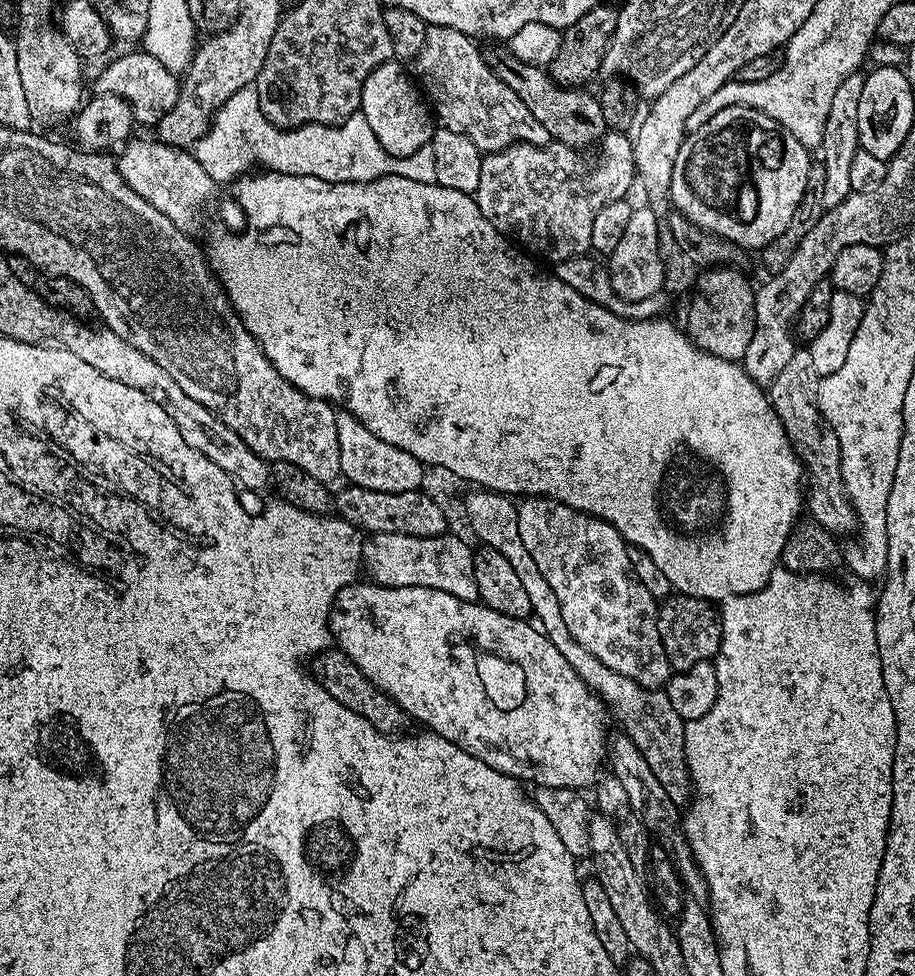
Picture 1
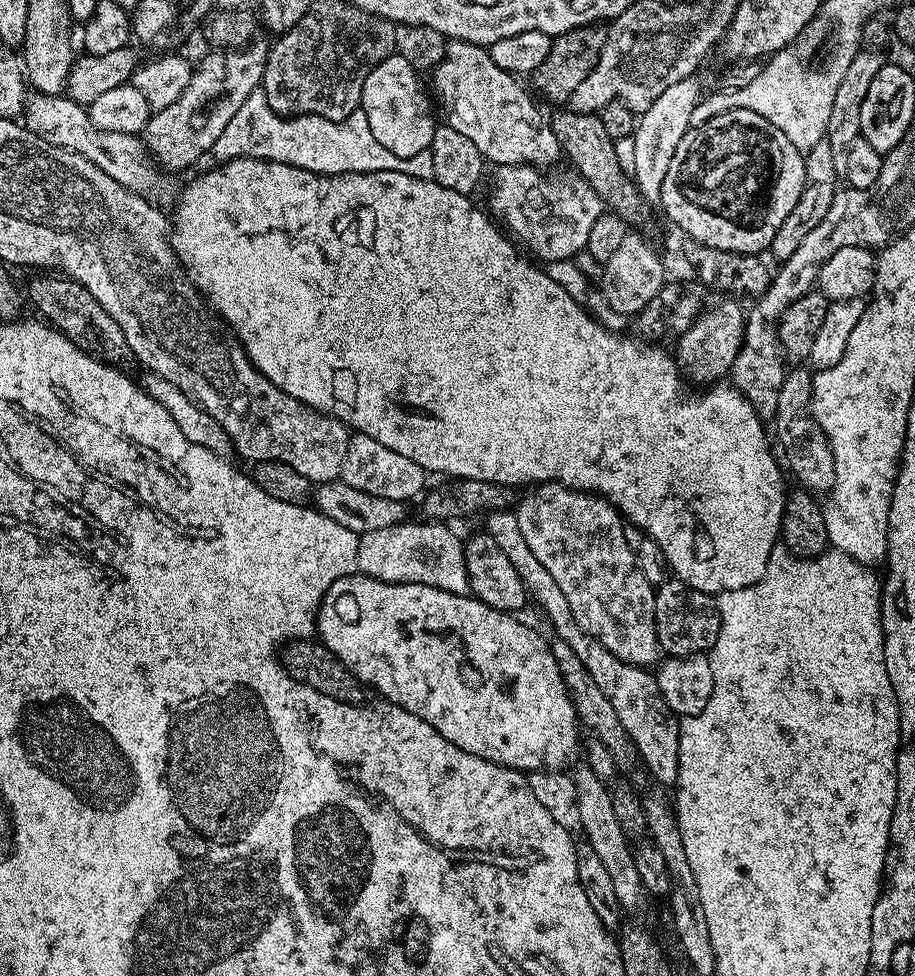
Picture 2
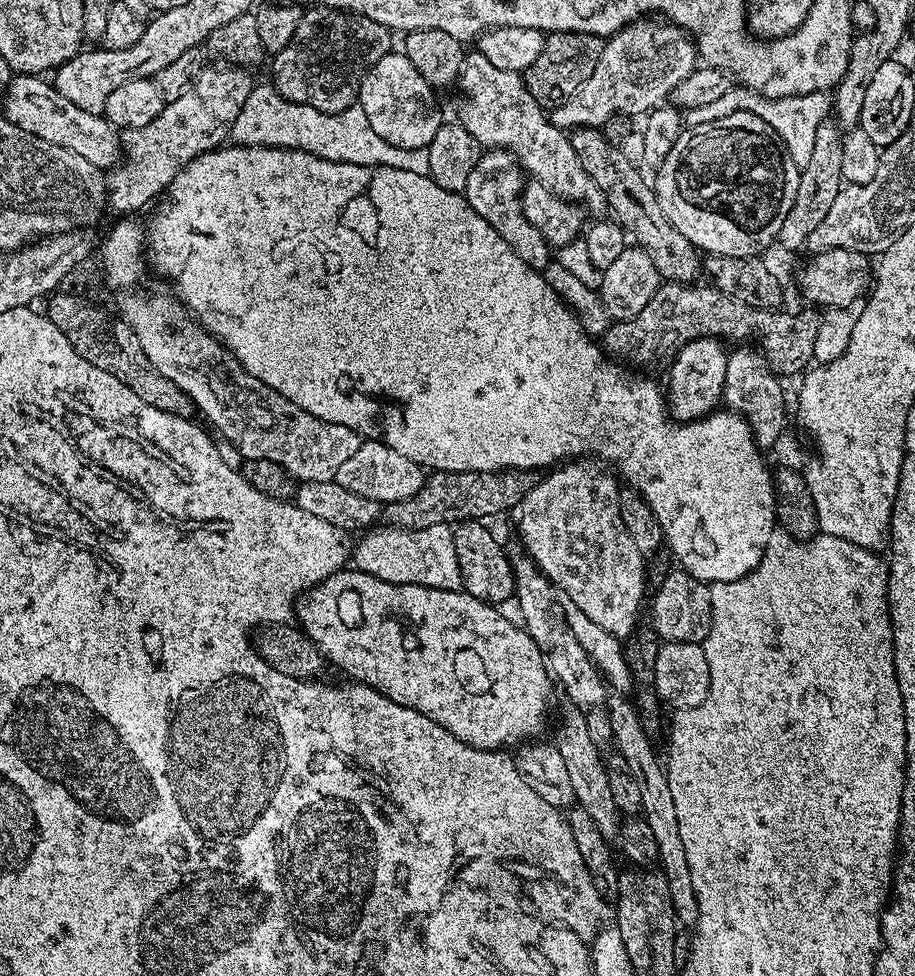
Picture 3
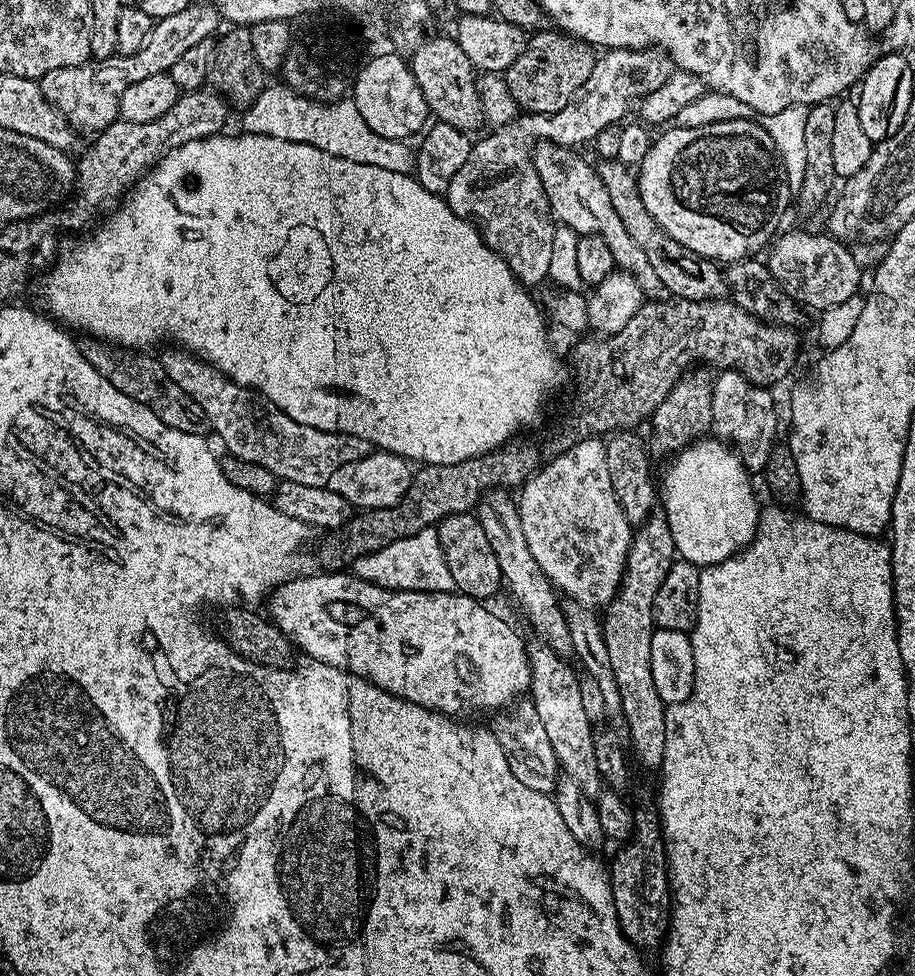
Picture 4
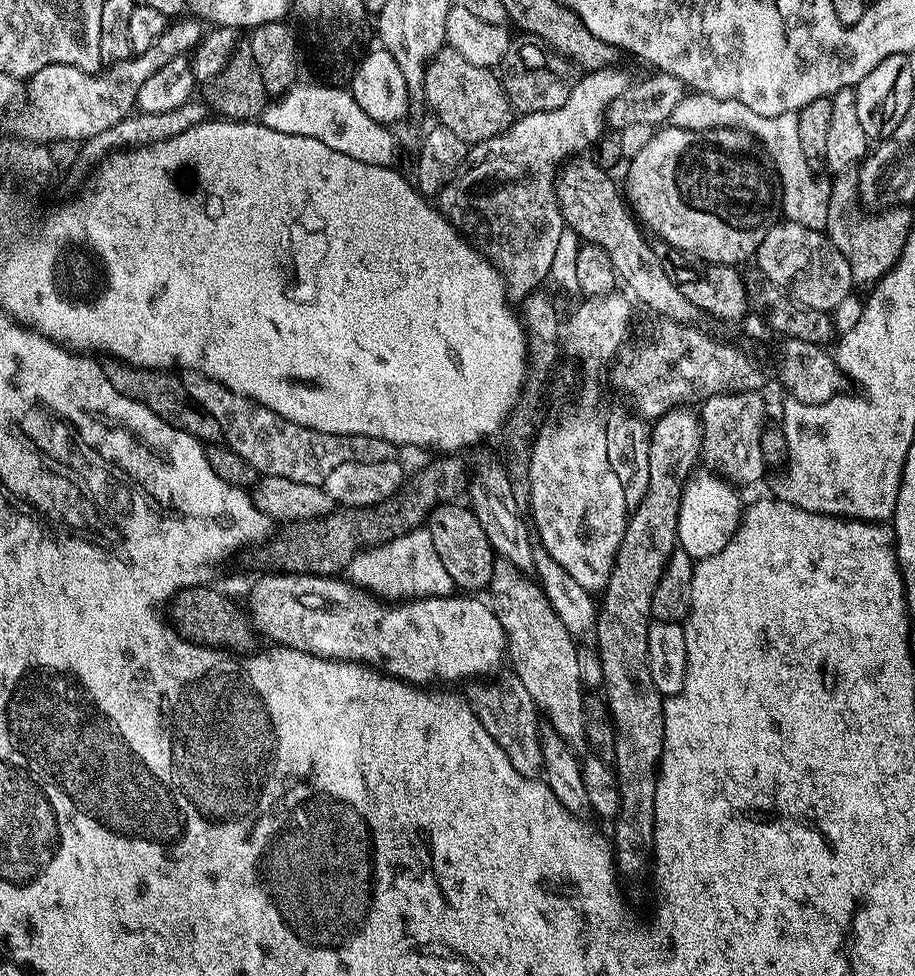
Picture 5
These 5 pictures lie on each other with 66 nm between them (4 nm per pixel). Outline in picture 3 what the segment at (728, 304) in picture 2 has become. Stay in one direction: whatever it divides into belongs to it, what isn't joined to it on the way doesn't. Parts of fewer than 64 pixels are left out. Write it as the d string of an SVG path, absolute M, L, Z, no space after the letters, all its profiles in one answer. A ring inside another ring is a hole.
M714 337L688 340L675 349L671 357L672 365L668 368L668 388L666 384L666 407L673 421L700 420L701 417L717 411L723 399L723 382L729 353L729 349Z

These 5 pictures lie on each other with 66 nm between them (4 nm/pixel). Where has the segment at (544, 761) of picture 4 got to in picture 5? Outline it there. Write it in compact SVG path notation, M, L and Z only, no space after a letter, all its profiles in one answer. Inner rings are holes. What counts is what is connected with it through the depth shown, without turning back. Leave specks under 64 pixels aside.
M515 674L509 675L508 684L488 683L492 682L472 682L467 685L466 699L472 706L472 713L479 718L482 726L486 726L486 734L490 734L490 738L502 746L514 770L523 776L539 777L544 766L540 741L542 716L530 698L530 690L522 686Z

